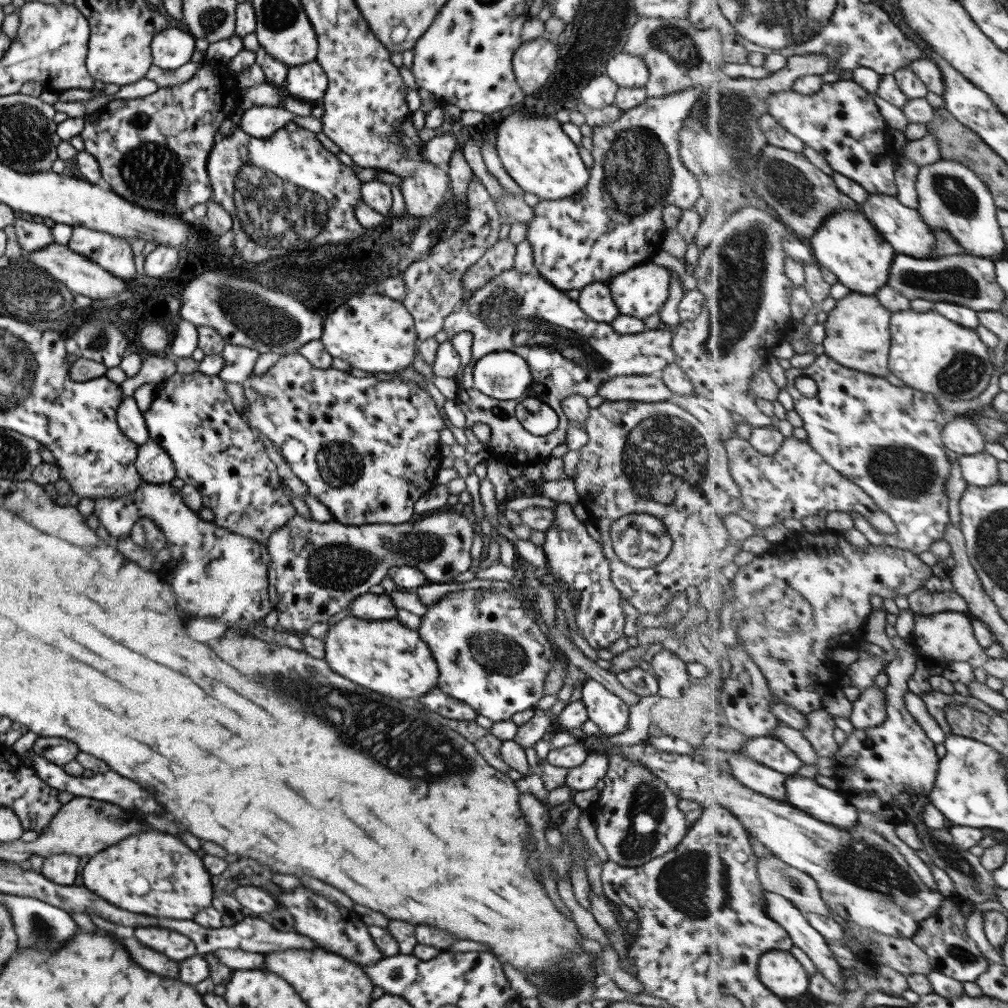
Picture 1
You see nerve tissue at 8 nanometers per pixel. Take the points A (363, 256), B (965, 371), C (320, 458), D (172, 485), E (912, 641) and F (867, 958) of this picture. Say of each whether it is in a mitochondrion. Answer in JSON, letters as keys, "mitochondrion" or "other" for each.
{"A":"other","B":"mitochondrion","C":"mitochondrion","D":"other","E":"other","F":"other"}

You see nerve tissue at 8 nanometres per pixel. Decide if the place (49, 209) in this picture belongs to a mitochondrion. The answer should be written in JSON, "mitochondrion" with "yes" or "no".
{"mitochondrion":"no"}

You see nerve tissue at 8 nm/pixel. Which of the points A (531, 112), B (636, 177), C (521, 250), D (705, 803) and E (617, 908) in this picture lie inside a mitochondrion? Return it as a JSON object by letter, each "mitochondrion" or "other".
{"A":"other","B":"mitochondrion","C":"other","D":"other","E":"other"}

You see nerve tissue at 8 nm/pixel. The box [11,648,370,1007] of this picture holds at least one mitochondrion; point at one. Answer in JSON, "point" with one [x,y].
{"point":[40,931]}

